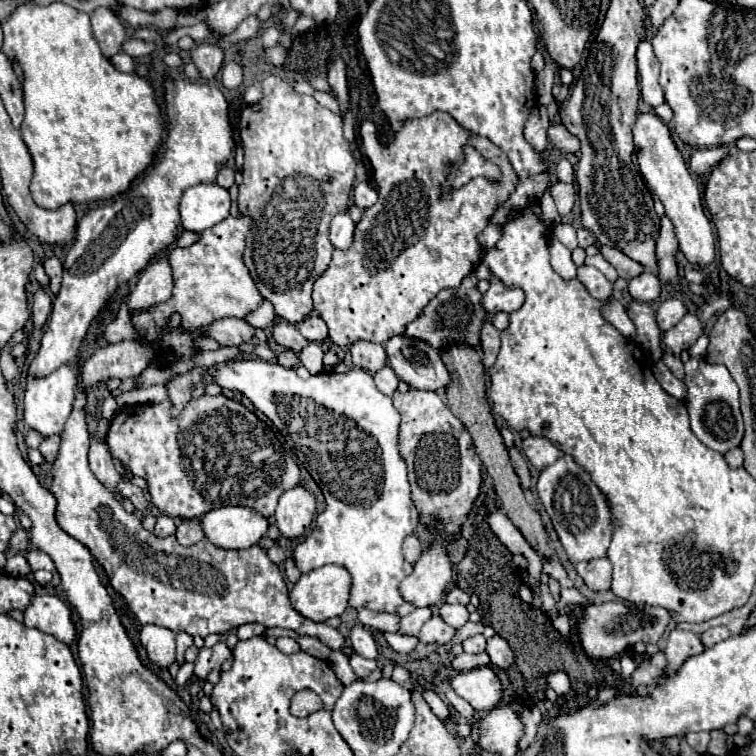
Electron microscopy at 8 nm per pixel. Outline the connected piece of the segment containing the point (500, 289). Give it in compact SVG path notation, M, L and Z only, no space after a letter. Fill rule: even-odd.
M490 273L490 289L482 295L482 309L488 313L512 313L524 303L524 291L518 287L504 287L492 273Z

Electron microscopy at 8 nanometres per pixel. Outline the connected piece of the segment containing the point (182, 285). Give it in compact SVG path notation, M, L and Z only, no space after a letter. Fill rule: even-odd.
M226 217L218 225L200 233L200 241L192 247L174 247L168 255L174 275L174 297L166 303L152 307L150 311L132 315L132 323L142 329L144 339L156 343L160 351L176 353L178 359L192 357L192 341L200 337L200 329L220 317L244 317L262 303L262 295L256 289L246 265L242 263L244 241L250 233L250 217ZM172 313L182 317L182 331L162 331Z

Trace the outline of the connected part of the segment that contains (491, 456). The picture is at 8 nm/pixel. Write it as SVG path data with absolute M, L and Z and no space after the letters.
M454 343L454 347L446 347L446 351L440 351L442 361L446 363L446 369L452 373L452 381L450 387L444 389L446 395L446 403L450 407L450 411L462 421L462 425L466 427L466 431L472 435L476 453L480 455L482 463L486 465L488 475L494 479L494 489L496 495L502 501L502 511L508 515L508 519L518 527L518 531L526 537L526 541L544 557L550 557L550 549L548 549L548 537L542 525L540 515L528 505L524 491L520 487L520 481L510 465L510 457L508 451L504 447L502 435L494 423L494 417L490 413L490 405L486 401L486 387L484 387L484 365L482 365L482 357L478 351L474 351L474 347L466 347L466 343Z

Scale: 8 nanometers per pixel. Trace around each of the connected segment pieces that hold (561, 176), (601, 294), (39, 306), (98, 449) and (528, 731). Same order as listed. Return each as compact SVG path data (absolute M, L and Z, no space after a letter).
M560 159L560 163L556 165L556 179L562 183L572 183L574 181L574 171L568 159Z
M580 265L578 267L578 279L584 283L584 287L588 289L588 293L596 299L606 301L612 293L612 283L596 269L590 265Z
M38 289L32 299L32 321L34 327L42 327L52 311L52 299L44 289Z
M90 435L90 451L88 451L88 463L90 463L90 471L94 473L94 477L108 489L112 491L118 499L120 495L116 493L116 483L118 483L118 471L114 465L114 459L108 451L108 445L104 441L104 437L96 437Z
M528 707L528 709L524 709L522 711L522 725L524 725L524 737L520 739L520 743L518 743L518 749L526 749L532 741L534 741L534 737L536 737L536 727L538 727L538 723L540 723L540 711L538 711L538 707Z

